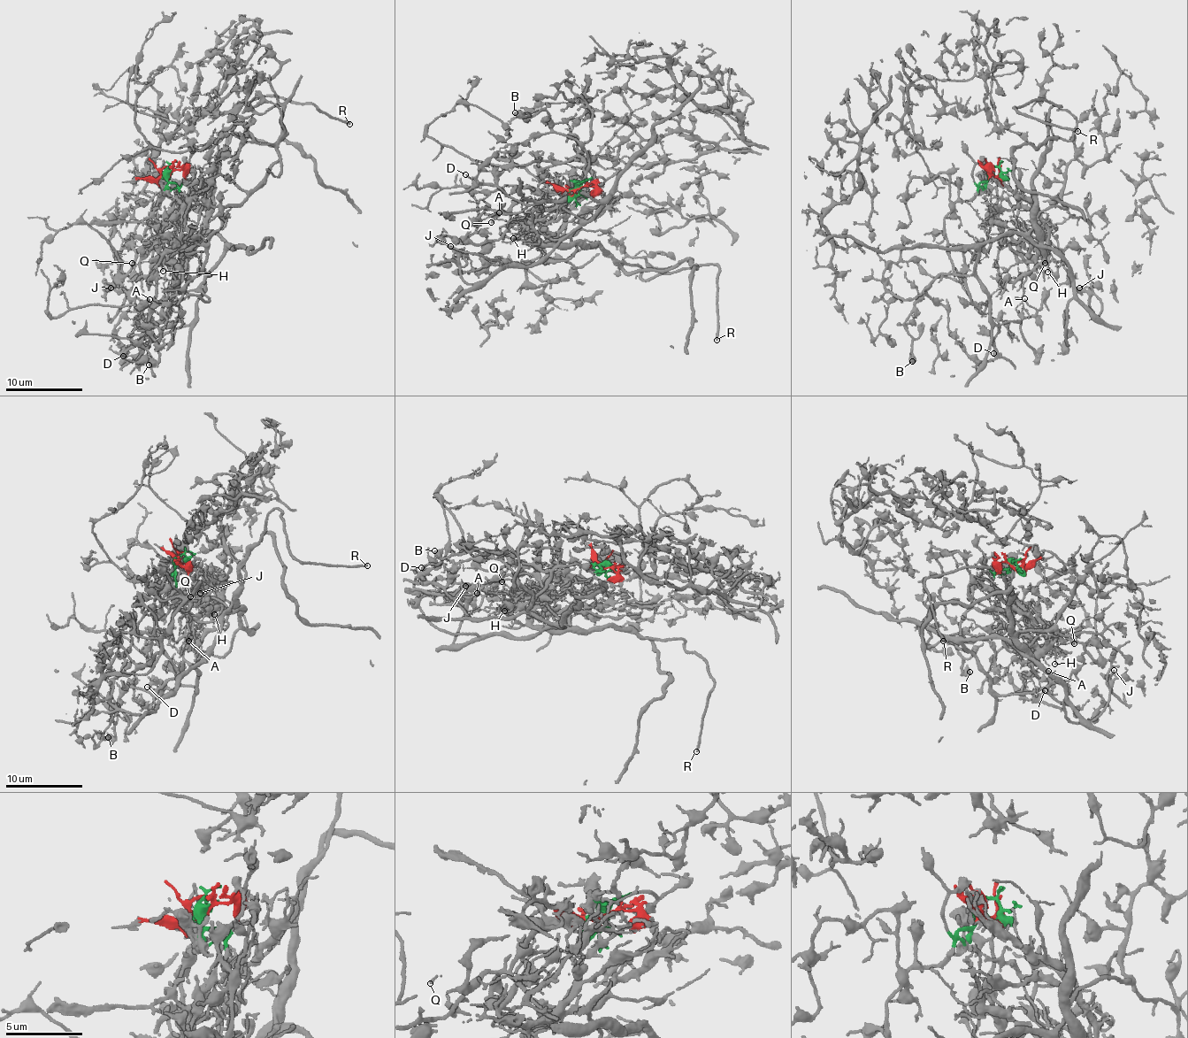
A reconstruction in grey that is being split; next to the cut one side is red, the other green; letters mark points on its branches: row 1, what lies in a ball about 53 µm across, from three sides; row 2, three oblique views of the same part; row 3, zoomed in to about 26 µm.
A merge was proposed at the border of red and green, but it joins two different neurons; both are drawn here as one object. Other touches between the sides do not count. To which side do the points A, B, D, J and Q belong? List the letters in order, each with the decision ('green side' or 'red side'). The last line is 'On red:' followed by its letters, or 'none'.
A: green side
B: green side
D: green side
J: green side
Q: red side
On red: Q

